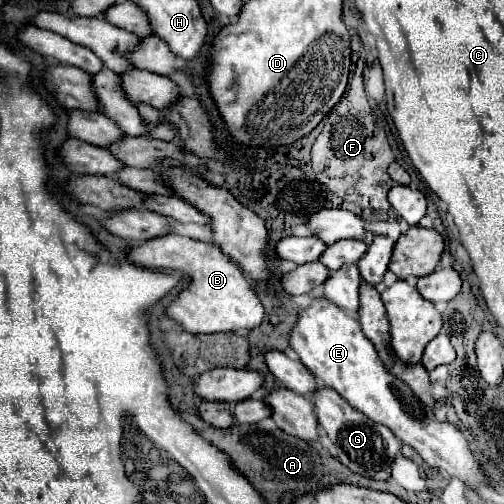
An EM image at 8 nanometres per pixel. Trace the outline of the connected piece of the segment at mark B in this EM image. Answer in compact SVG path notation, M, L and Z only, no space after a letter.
M169 234L163 238L155 238L133 246L129 252L131 262L147 266L147 268L169 268L179 270L191 276L191 284L185 292L181 292L173 304L167 308L167 316L177 320L185 330L197 334L211 332L231 332L241 328L257 328L265 316L263 304L259 302L253 286L243 276L241 268L221 252L219 246L209 242L193 240L187 236Z

